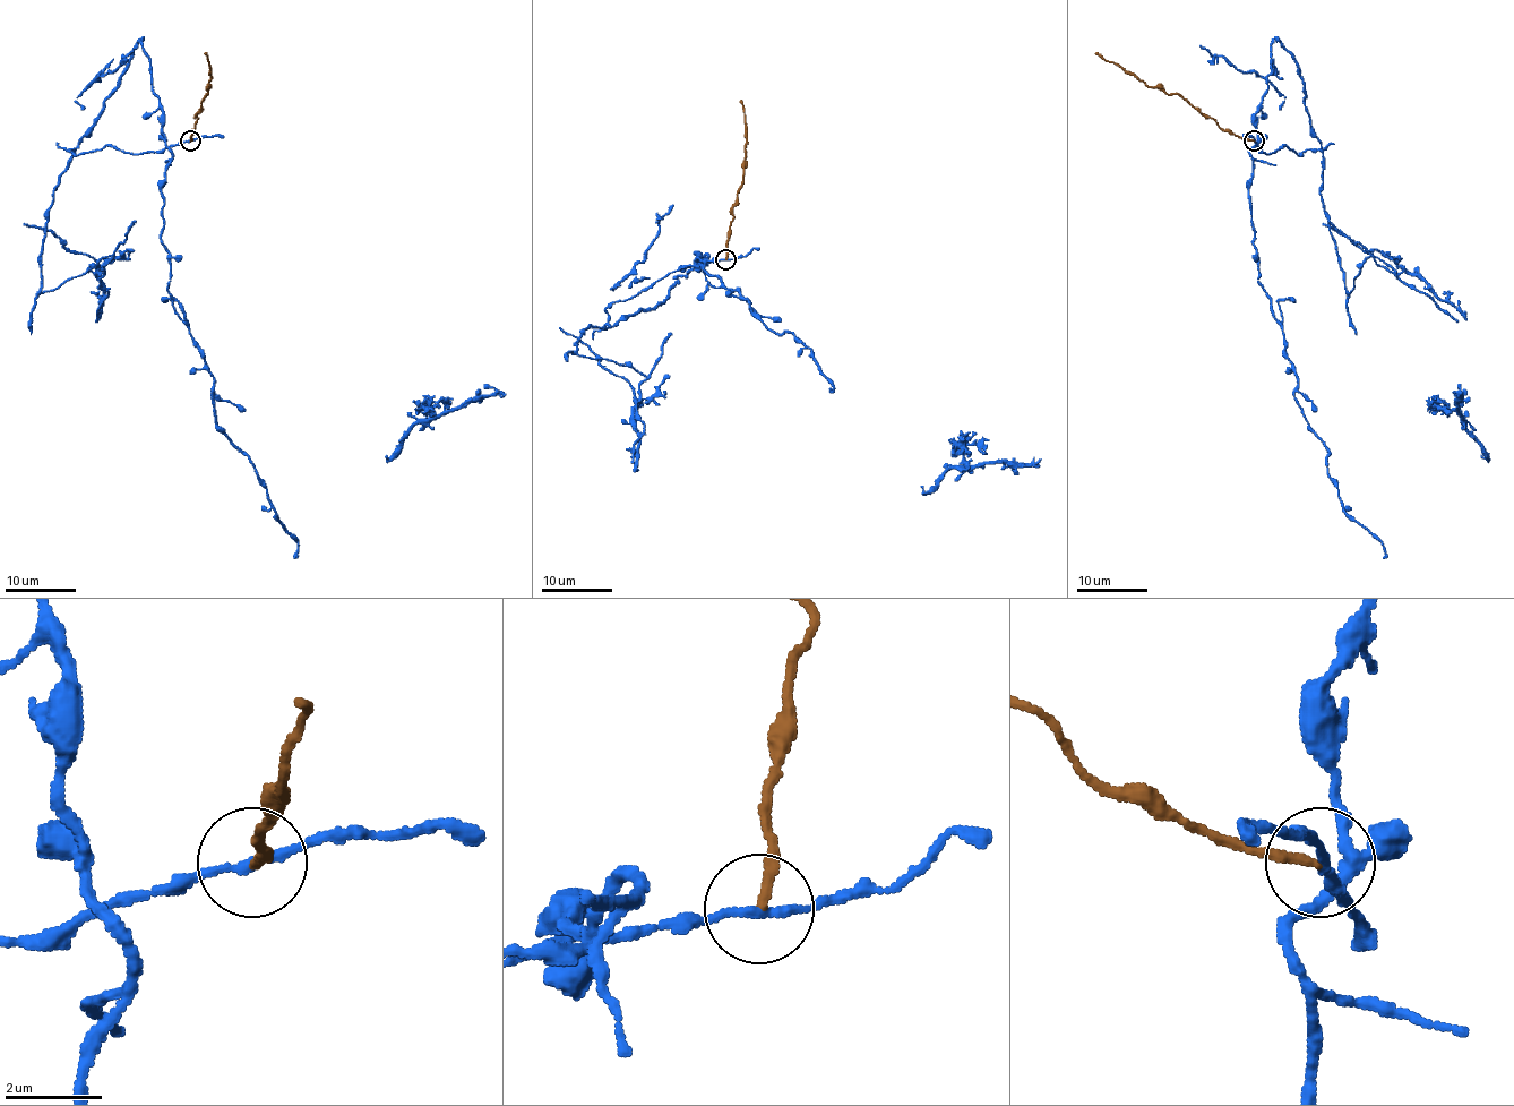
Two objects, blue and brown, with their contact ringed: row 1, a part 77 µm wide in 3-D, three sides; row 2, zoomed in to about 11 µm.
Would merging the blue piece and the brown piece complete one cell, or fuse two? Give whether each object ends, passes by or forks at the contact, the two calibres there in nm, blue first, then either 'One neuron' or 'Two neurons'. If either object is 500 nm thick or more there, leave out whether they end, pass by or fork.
At the ring blue passes by. At the ring brown ends. Thickness 180 nm (blue) against 180 nm. Two neurons

